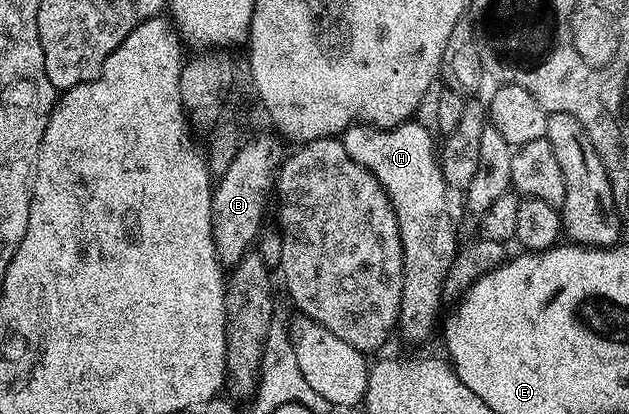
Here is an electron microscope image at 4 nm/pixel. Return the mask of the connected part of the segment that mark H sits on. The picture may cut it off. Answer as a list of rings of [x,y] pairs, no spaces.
[[[410,121],[398,127],[354,123],[340,136],[345,152],[375,176],[395,209],[399,237],[403,241],[403,297],[399,331],[413,343],[423,342],[437,323],[437,310],[443,307],[441,286],[459,246],[457,231],[449,216],[451,195],[443,181],[435,143],[433,147],[433,135],[430,128]]]

